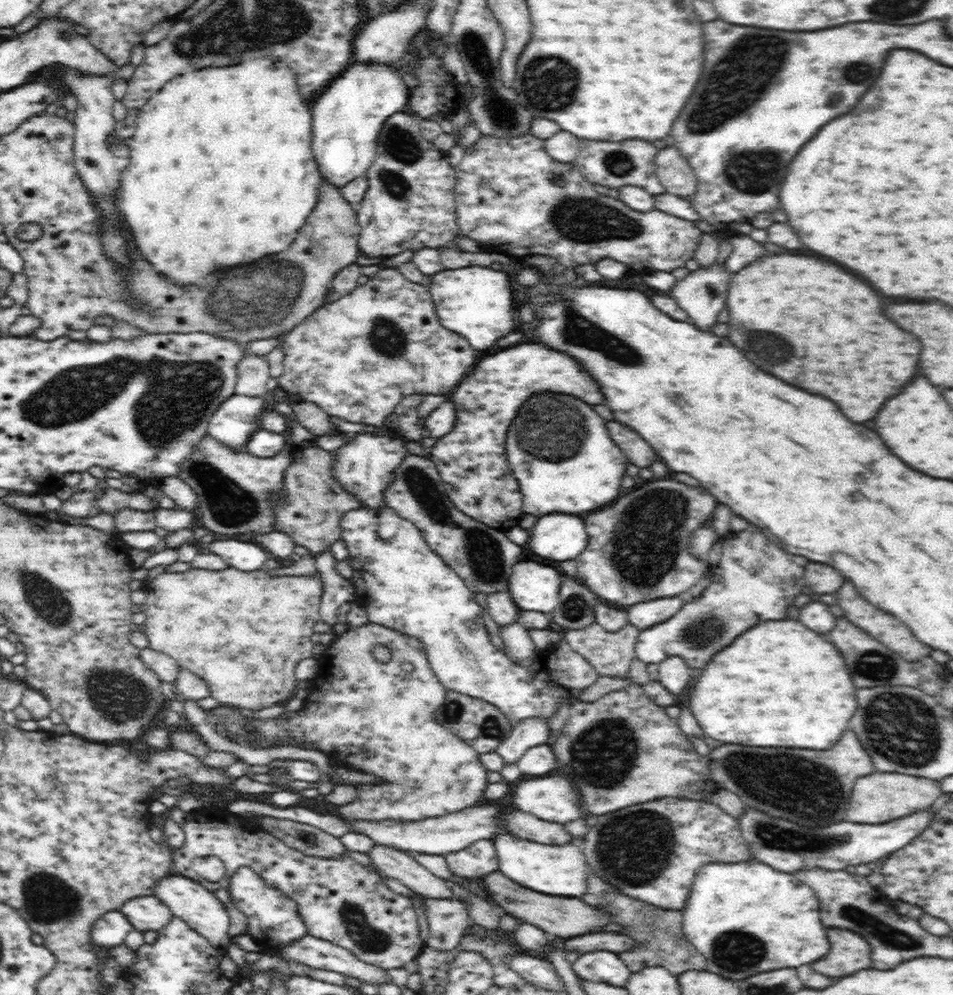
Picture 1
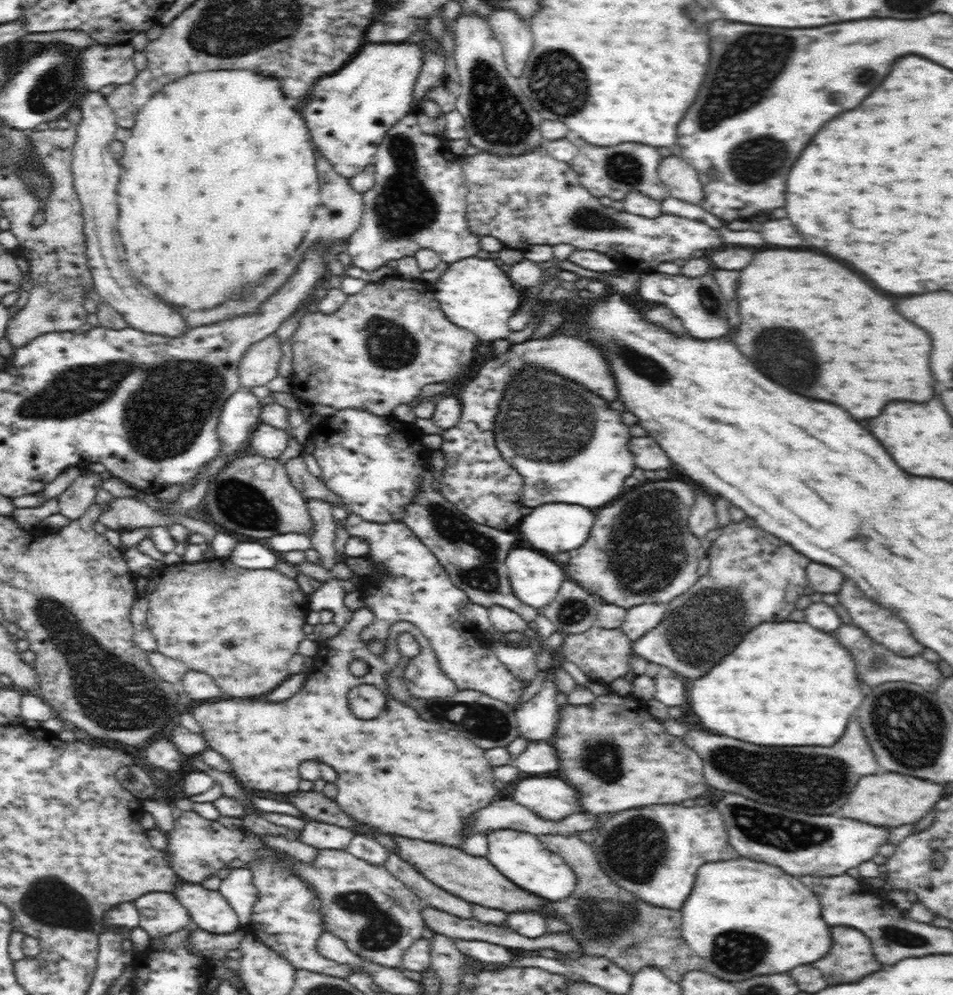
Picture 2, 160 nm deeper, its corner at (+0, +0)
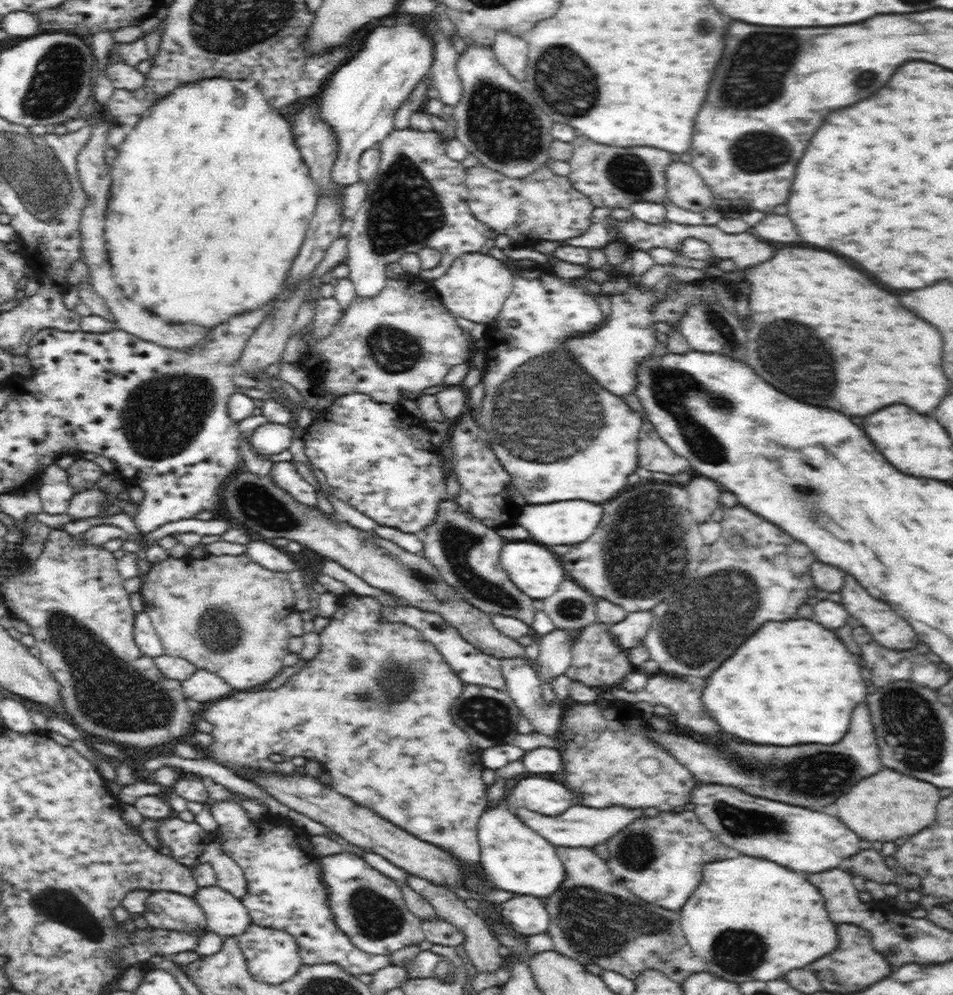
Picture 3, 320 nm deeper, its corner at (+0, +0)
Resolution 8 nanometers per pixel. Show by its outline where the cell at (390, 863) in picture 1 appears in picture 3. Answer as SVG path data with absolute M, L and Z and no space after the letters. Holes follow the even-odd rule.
M408 874L406 882L401 885L408 885L408 888L424 897L436 909L442 919L458 928L464 934L464 939L466 939L464 949L466 949L468 960L472 962L477 973L494 973L508 963L508 960L502 957L500 950L498 950L501 947L499 940L492 935L492 932L486 926L486 922L482 920L480 915L476 914L476 911L468 908L454 891L450 892L450 889L442 888L442 885L437 885L425 878L412 874Z

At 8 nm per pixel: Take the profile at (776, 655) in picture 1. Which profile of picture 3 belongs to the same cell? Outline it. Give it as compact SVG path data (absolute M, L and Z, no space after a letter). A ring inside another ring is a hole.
M812 620L766 622L734 652L734 656L730 656L703 682L701 704L708 716L722 726L724 732L754 744L774 746L840 742L840 738L848 732L854 706L866 698L866 684L860 674L858 656L854 656L834 632Z

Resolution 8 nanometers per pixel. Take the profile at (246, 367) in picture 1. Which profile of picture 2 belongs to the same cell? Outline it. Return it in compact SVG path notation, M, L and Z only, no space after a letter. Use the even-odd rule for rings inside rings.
M276 334L252 345L241 358L238 366L238 379L242 389L264 386L278 376L278 364L282 360L280 339Z

